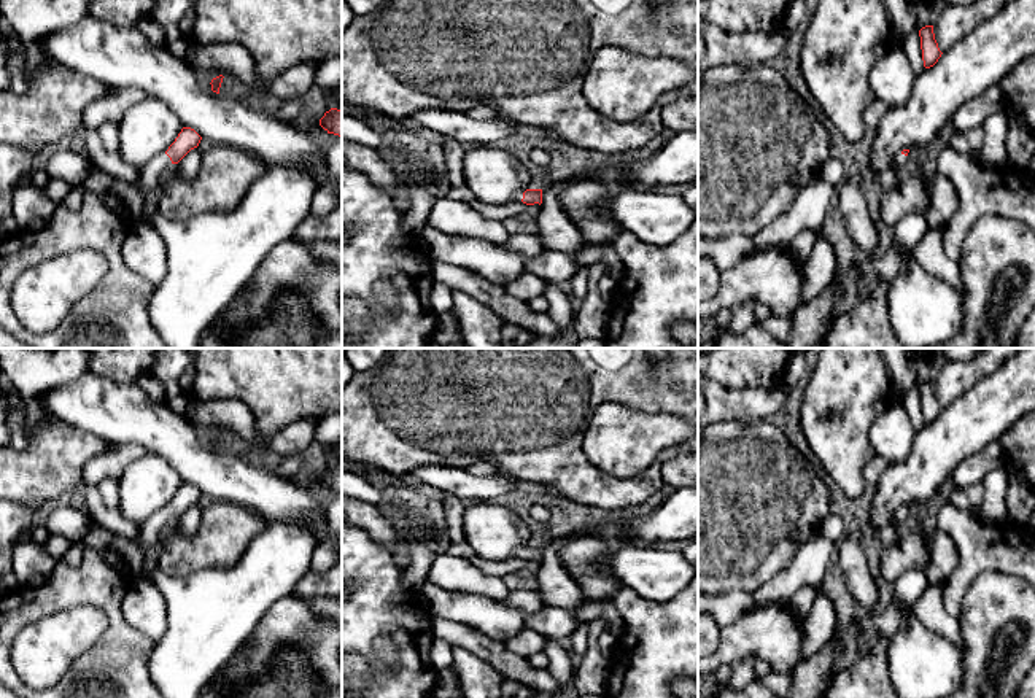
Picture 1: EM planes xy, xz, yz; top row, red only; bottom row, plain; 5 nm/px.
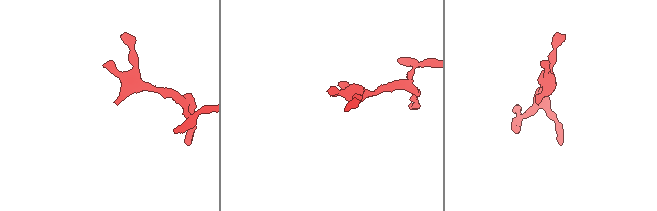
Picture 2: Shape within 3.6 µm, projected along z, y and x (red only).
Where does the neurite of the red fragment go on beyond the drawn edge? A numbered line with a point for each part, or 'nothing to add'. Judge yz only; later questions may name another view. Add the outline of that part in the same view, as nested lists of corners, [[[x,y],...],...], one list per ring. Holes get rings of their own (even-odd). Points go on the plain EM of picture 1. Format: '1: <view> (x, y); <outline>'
1: yz (900, 519); [[[898,510],[892,520],[894,526],[901,533],[905,529],[906,522],[909,520],[908,512]]]

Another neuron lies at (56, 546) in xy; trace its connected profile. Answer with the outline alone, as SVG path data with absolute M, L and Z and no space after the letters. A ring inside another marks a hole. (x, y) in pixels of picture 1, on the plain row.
M49 536L49 539L45 542L46 552L54 560L60 560L70 547L72 541L65 536Z

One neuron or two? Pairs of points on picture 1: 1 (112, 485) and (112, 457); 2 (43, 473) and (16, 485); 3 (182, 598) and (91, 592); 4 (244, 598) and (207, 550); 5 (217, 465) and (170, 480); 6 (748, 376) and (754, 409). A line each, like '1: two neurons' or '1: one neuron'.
1: two neurons
2: one neuron
3: two neurons
4: two neurons
5: two neurons
6: two neurons

